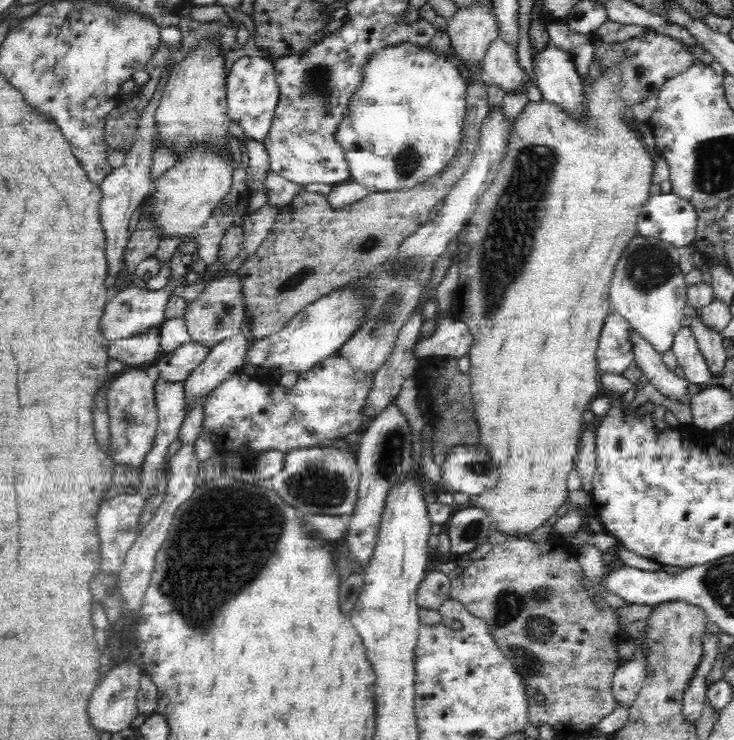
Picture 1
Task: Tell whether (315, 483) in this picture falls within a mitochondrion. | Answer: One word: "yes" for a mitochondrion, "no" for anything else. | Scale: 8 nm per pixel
yes

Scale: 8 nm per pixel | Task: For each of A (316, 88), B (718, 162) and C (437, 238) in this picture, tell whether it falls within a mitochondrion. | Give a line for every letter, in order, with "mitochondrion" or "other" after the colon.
A: mitochondrion
B: mitochondrion
C: other

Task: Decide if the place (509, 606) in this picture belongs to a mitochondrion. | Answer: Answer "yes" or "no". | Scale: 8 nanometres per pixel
yes

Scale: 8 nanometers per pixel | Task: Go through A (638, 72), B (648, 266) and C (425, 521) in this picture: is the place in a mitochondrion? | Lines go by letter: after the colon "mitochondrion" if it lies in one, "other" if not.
A: mitochondrion
B: mitochondrion
C: other

